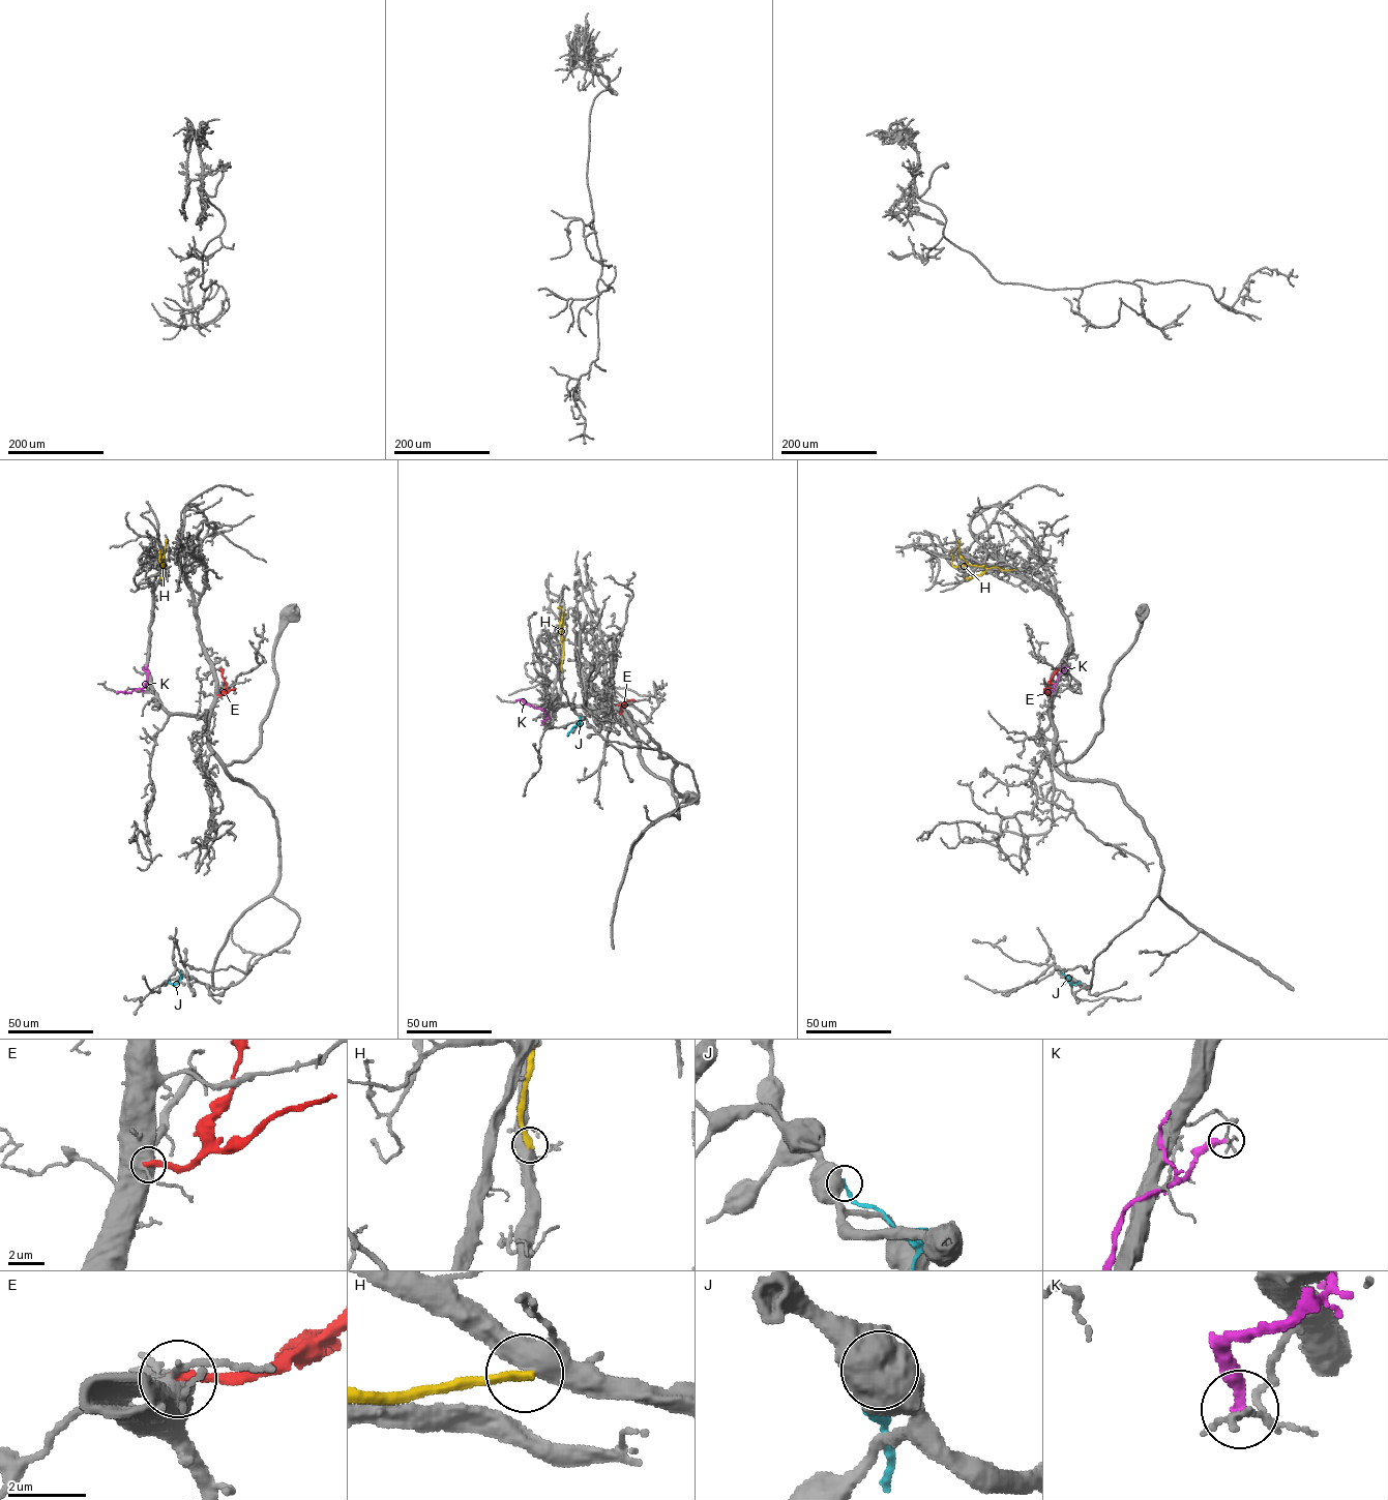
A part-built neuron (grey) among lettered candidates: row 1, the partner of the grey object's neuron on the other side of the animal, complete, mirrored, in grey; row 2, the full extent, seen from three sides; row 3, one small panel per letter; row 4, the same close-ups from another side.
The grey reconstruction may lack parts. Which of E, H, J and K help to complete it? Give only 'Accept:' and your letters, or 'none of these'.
Accept: none of these

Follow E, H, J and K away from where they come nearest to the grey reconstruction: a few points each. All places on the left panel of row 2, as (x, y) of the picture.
E: (217, 694), (220, 695), (226, 687), (220, 668)
H: (163, 569), (159, 549)
J: (181, 971), (177, 983), (168, 981)
K: (143, 667), (149, 673), (144, 686), (129, 692), (117, 692)

